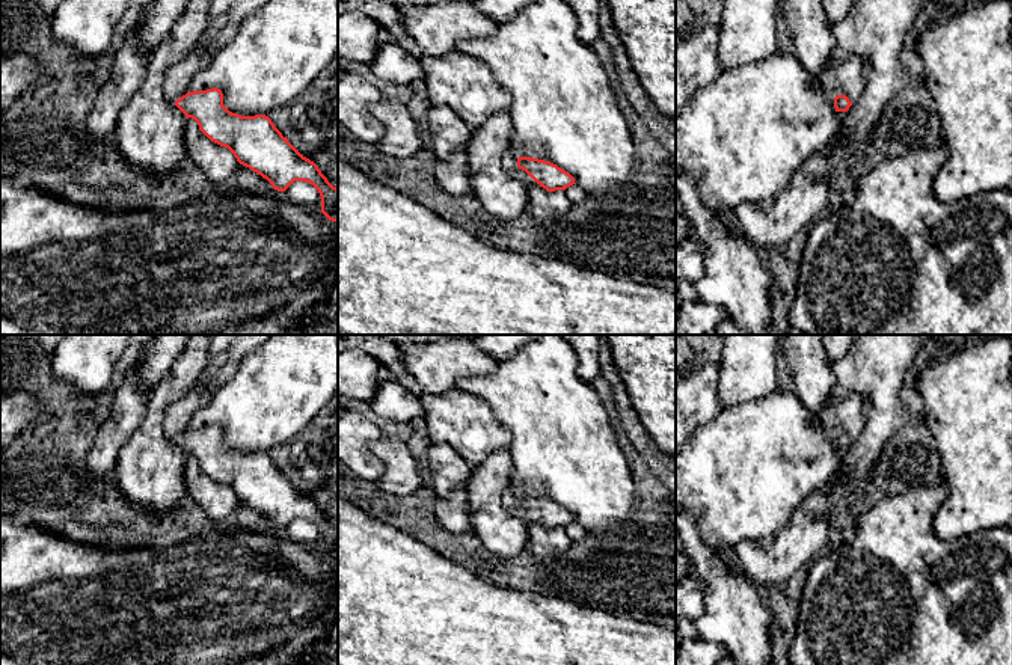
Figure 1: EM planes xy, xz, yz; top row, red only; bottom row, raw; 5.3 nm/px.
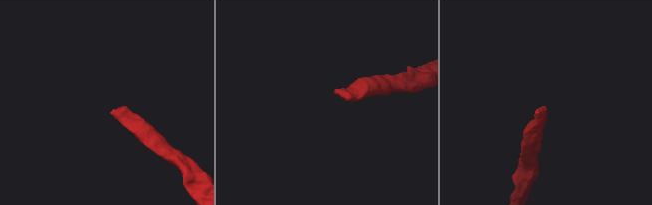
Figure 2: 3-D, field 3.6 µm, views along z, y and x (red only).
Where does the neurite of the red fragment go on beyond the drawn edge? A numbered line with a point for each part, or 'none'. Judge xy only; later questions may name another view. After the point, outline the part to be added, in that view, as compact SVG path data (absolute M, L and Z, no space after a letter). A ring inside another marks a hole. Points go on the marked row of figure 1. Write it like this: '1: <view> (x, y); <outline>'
1: xy (180, 76); M217 15L211 20L207 32L199 38L196 47L184 59L167 69L163 92L169 101L175 103L190 92L193 77L210 65L213 59L210 47L217 44L217 39L228 21L228 15Z

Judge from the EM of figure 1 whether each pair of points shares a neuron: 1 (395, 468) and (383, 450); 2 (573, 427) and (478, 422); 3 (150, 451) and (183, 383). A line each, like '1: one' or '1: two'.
1: one
2: two
3: one

